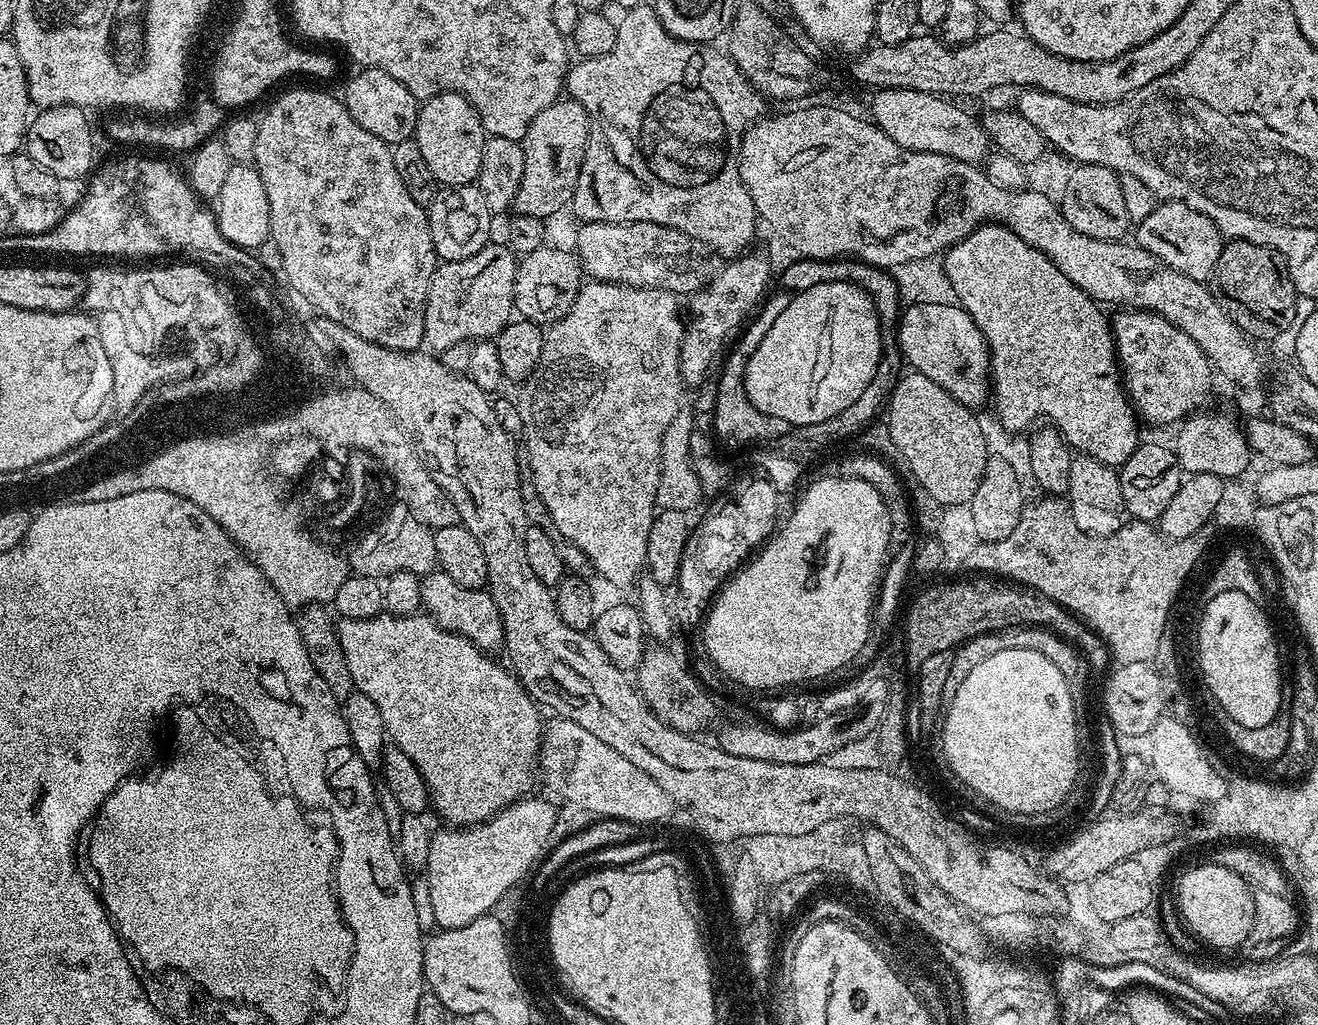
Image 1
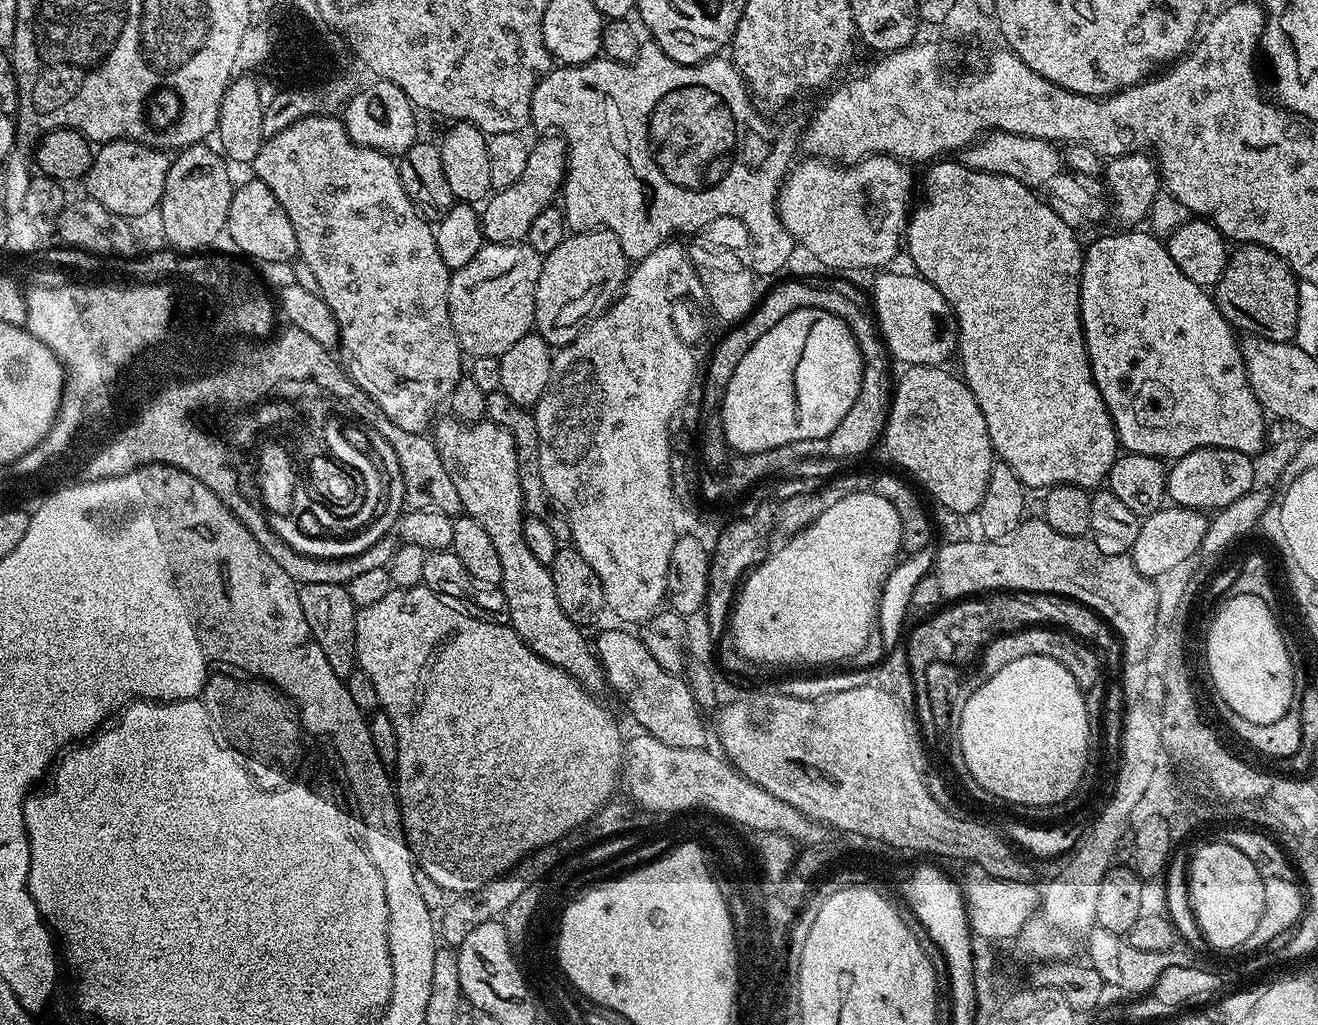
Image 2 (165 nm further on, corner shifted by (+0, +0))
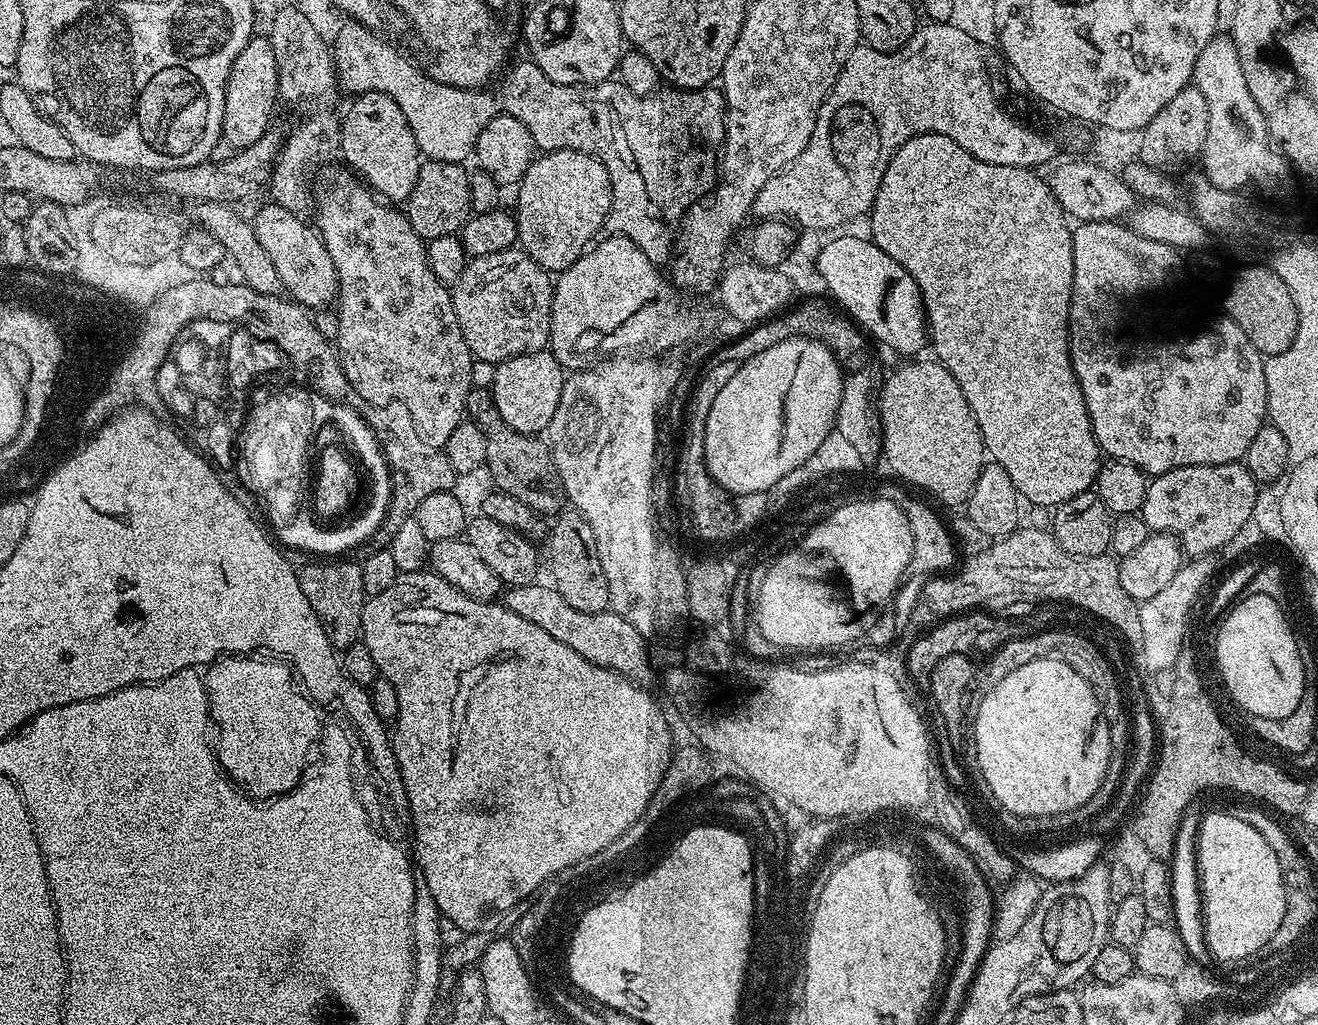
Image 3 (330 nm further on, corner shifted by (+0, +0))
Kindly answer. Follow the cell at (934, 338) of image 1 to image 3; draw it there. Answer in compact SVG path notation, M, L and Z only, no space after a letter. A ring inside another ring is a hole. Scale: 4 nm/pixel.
M836 236L821 250L816 264L820 267L821 278L828 283L828 288L832 291L831 299L871 339L873 336L874 339L881 340L886 347L897 348L904 358L916 354L911 352L918 351L923 344L925 347L929 339L928 321L924 314L924 300L920 296L918 282L914 282L908 271L898 266L898 262L894 262L894 258L890 258L890 254L886 254L886 250L882 250L872 239L864 237L863 240L860 236Z

